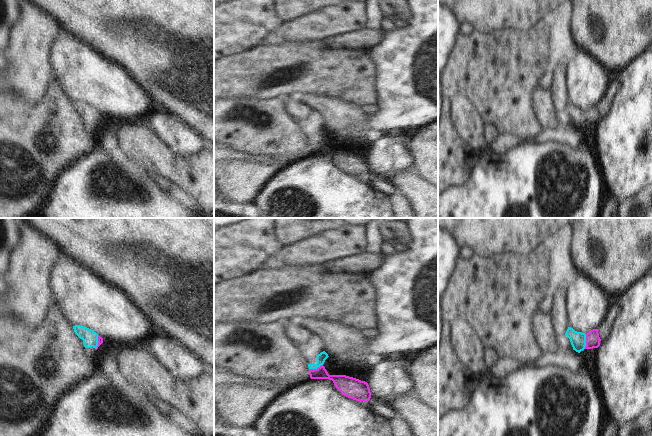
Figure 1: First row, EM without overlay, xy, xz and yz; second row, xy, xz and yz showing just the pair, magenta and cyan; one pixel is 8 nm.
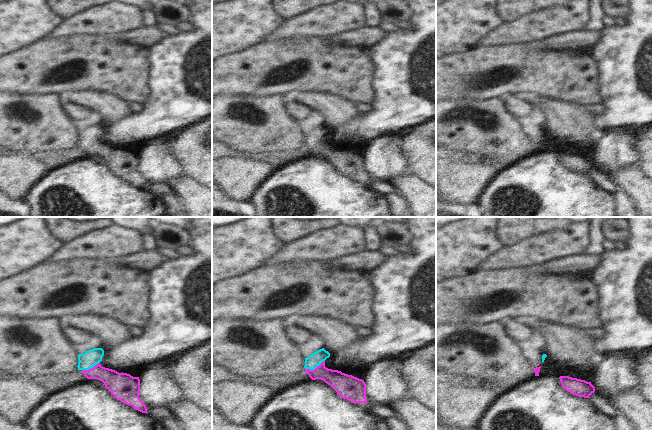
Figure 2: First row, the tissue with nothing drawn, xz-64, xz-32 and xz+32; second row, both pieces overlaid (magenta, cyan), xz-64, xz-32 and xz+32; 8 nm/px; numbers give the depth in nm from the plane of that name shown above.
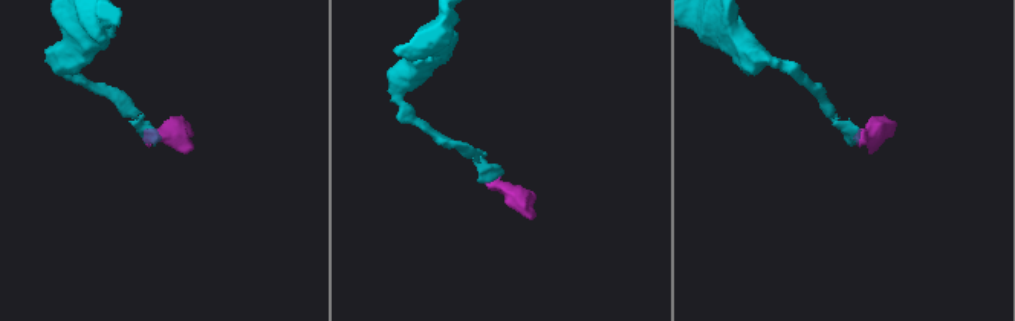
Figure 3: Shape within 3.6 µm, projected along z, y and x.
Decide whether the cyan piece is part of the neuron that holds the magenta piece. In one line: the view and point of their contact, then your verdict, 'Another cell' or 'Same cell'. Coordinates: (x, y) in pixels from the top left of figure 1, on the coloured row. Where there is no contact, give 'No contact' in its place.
Touches magenta at yz (586, 341). Same cell

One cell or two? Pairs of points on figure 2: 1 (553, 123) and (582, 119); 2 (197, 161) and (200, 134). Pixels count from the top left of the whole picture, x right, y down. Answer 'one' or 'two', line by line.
1: one
2: one

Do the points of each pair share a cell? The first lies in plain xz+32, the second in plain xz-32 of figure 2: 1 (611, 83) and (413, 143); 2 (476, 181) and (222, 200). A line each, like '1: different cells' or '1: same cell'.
1: different cells
2: different cells

